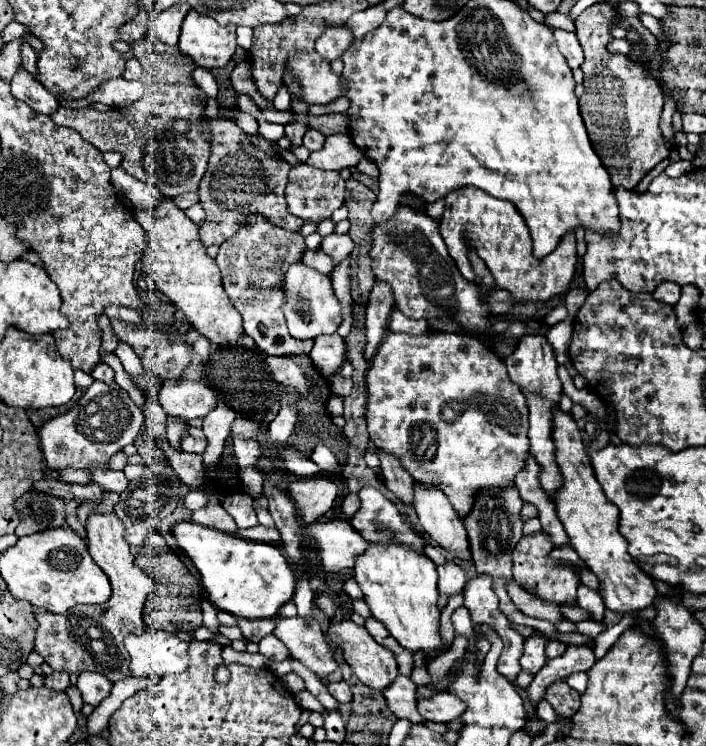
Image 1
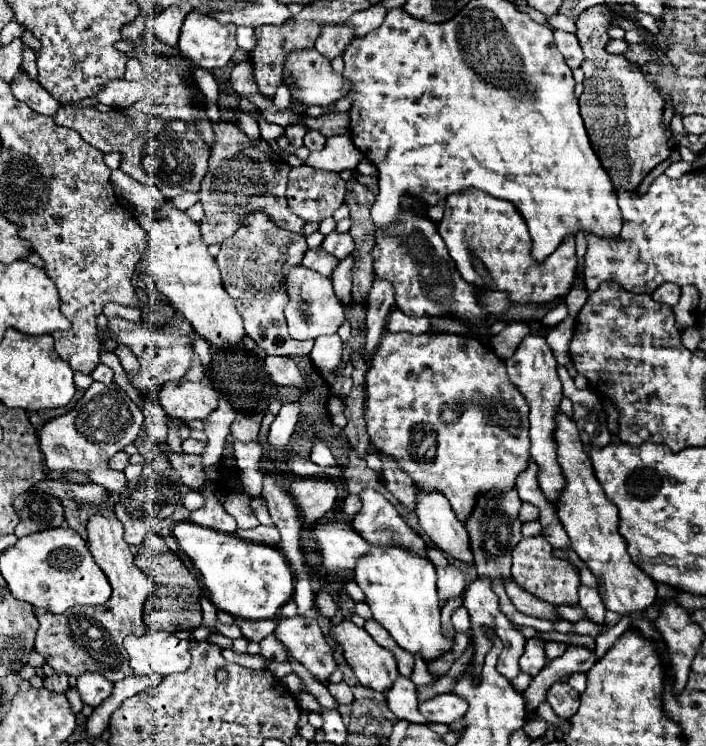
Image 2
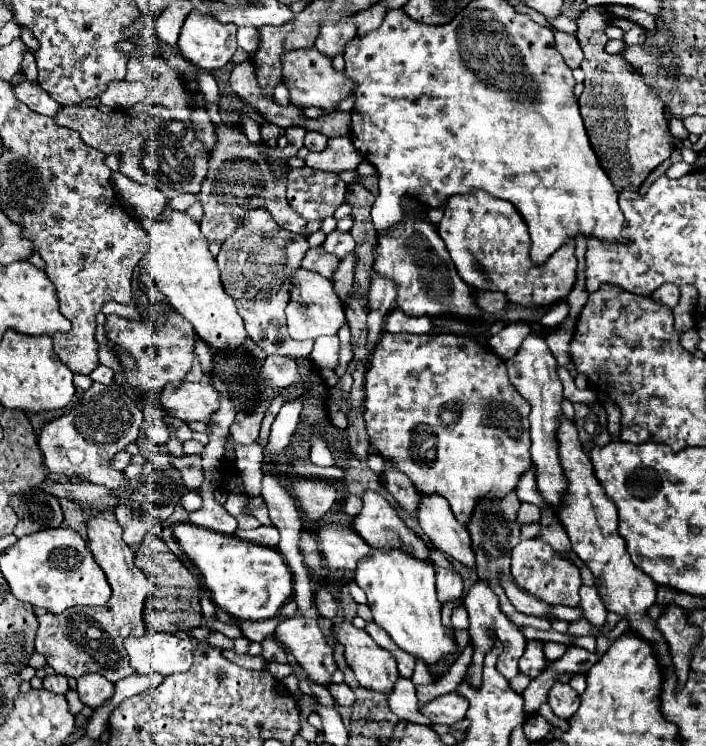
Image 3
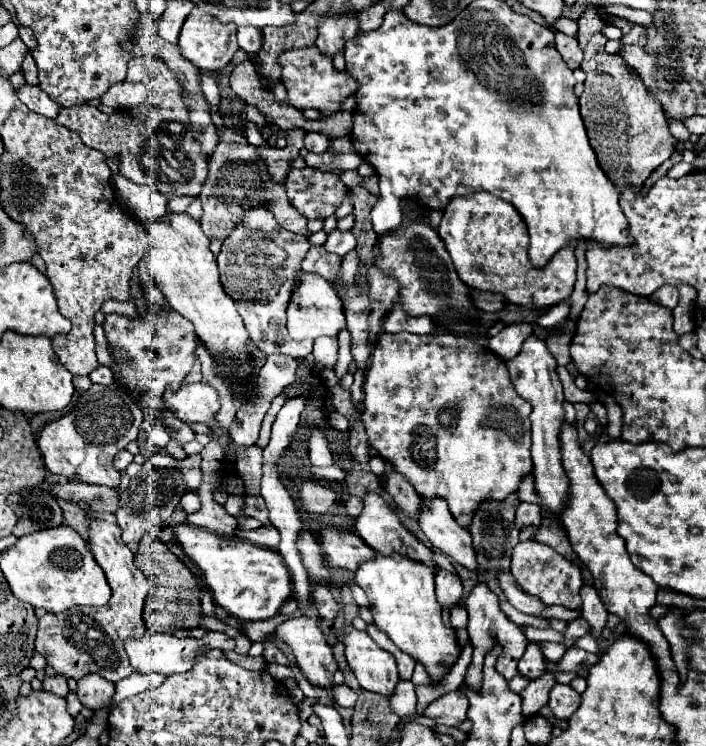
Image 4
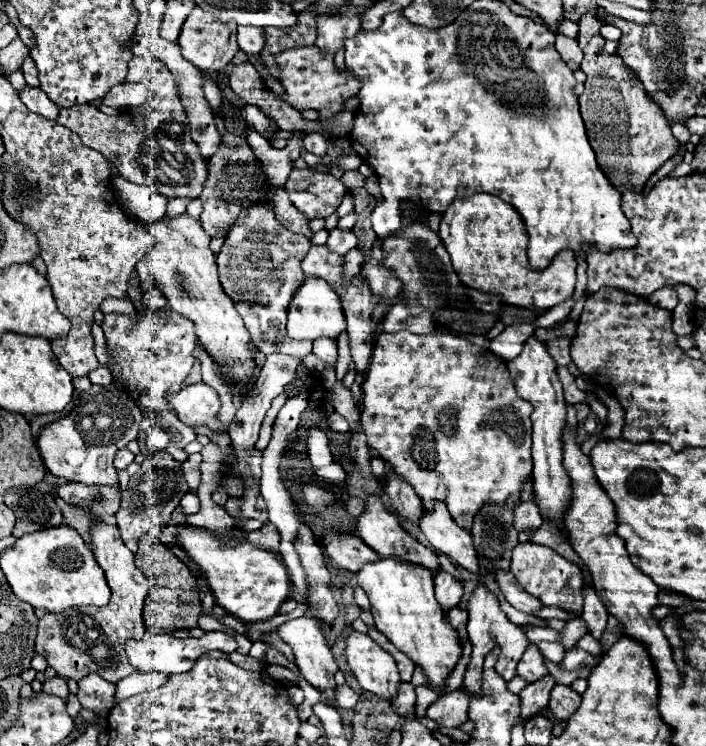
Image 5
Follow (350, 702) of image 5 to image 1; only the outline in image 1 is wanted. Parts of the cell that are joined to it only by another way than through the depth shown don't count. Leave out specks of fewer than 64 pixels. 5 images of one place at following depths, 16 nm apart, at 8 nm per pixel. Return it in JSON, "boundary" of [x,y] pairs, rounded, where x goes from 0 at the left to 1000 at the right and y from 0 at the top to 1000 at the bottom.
{"boundary":[[[482,912],[482,914],[465,914],[465,925],[467,925],[467,930],[482,941],[482,944],[490,944],[490,941],[496,941],[499,936],[499,930],[496,930],[496,922],[493,922],[493,917],[487,914],[487,912]]]}

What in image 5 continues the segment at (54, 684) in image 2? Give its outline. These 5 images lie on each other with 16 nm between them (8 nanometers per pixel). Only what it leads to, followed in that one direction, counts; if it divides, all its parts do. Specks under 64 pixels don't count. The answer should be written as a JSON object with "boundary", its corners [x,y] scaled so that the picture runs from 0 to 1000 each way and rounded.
{"boundary":[[[76,906],[76,909],[65,909],[62,912],[62,928],[68,930],[76,930],[76,933],[85,933],[88,938],[96,936],[96,920],[93,920],[93,912],[88,906]]]}

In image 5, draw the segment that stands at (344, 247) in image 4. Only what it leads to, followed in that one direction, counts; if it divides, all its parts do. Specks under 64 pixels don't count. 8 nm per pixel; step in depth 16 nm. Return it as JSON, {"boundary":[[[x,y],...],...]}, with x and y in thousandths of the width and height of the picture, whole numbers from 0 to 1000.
{"boundary":[[[473,306],[465,316],[465,324],[462,324],[462,332],[487,343],[493,340],[499,332],[504,332],[504,316],[499,314],[499,308],[482,308],[482,306]]]}

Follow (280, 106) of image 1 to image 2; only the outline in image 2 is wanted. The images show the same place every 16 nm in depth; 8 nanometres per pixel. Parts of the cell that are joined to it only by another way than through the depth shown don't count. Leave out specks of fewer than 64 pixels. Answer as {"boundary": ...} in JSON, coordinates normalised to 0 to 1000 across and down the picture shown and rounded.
{"boundary":[[[402,111],[392,118],[387,137],[397,146],[407,145],[412,139],[411,122]]]}

